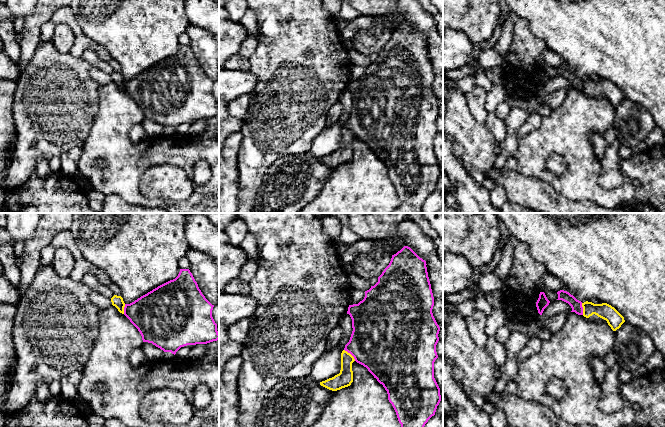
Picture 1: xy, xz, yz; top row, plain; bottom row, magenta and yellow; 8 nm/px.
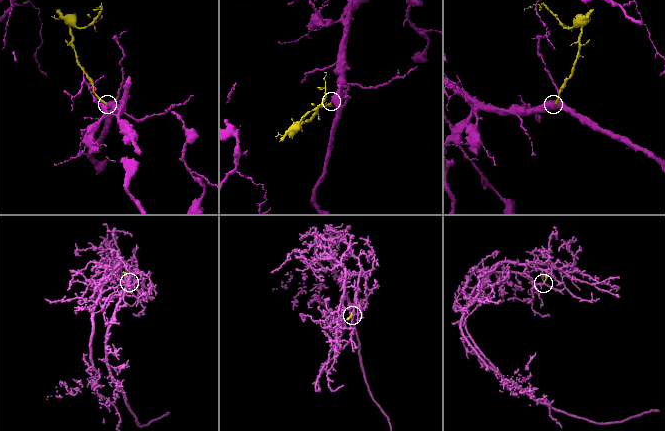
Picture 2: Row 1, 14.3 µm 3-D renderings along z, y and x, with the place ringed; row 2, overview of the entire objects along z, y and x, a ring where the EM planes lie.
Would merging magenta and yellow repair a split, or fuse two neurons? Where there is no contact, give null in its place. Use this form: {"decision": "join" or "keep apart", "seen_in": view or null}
{"decision": "keep apart", "seen_in": "xz"}

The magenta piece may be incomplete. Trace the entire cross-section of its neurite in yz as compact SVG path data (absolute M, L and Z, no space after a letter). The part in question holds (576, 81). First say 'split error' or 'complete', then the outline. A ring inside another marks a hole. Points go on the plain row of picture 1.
complete | M564 66L558 67L557 70L558 70L557 76L562 76L568 79L572 84L571 88L575 88L578 91L583 91L583 83L581 77L577 76L573 71Z

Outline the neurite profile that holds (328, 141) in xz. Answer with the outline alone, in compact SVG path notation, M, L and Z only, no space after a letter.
M338 120L324 128L313 140L310 152L317 158L322 158L339 150L341 129L344 124L345 122Z

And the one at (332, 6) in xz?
M322 0L323 8L332 15L340 11L342 0Z

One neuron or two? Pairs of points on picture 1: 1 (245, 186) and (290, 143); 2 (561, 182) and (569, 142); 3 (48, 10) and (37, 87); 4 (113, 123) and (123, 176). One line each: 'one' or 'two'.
1: one
2: one
3: two
4: one

